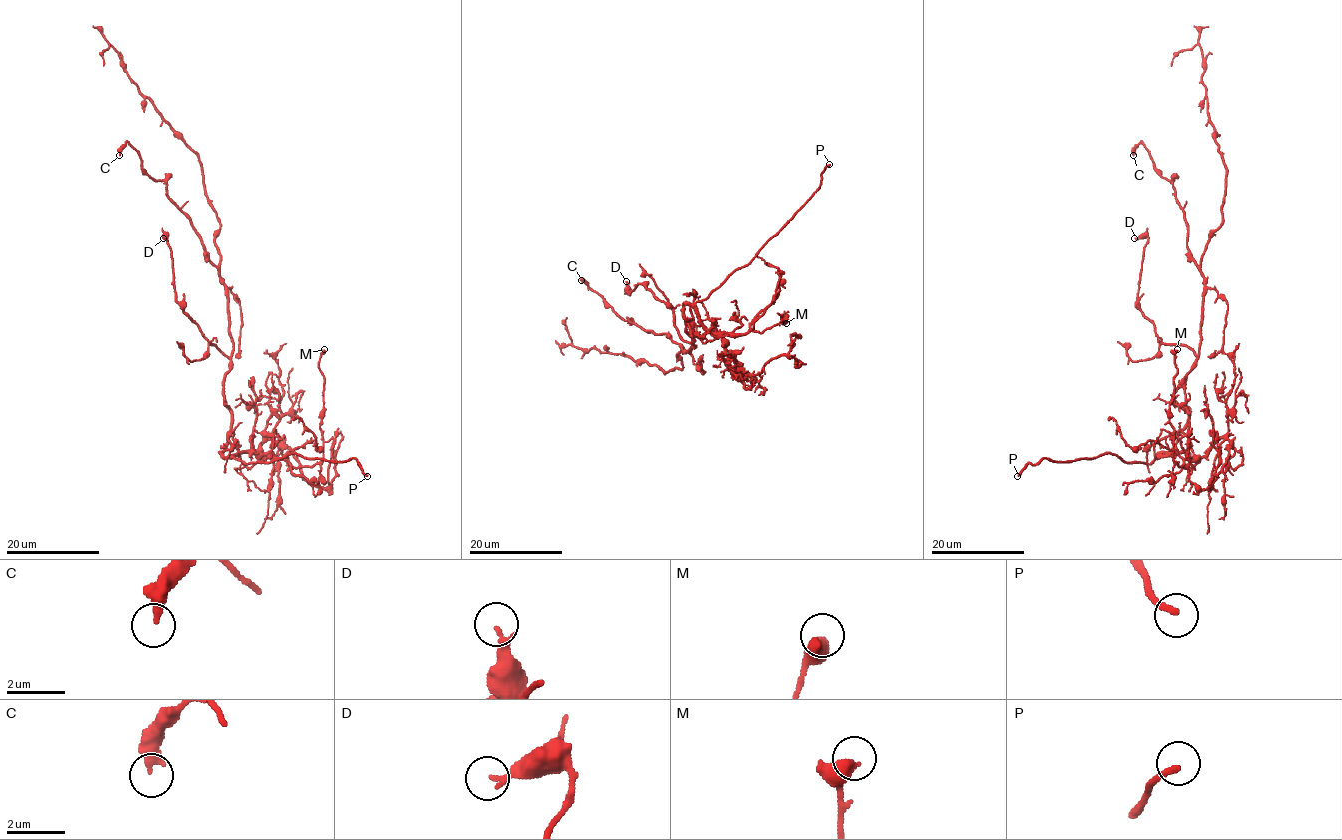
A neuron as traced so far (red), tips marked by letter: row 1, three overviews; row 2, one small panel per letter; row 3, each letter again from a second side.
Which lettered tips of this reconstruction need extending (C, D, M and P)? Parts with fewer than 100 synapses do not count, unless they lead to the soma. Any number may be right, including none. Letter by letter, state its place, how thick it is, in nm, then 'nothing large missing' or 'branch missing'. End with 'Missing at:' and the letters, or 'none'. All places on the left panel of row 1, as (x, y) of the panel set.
C: at (119, 155); 380 nm thick; nothing large missing
D: at (163, 238); 240 nm thick; nothing large missing
M: at (324, 349); 360 nm thick; nothing large missing
P: at (367, 476); 200 nm thick; branch missing
Missing at: P

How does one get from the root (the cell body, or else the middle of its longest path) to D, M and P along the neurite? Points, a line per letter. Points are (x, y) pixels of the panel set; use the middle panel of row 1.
D: (693, 348), (695, 345), (685, 342), (677, 332), (673, 308), (640, 283), (629, 294), (626, 281)
M: (693, 348), (687, 320), (703, 343), (726, 332), (763, 332), (784, 316), (786, 323)
P: (693, 348), (684, 304), (744, 267), (829, 164)

